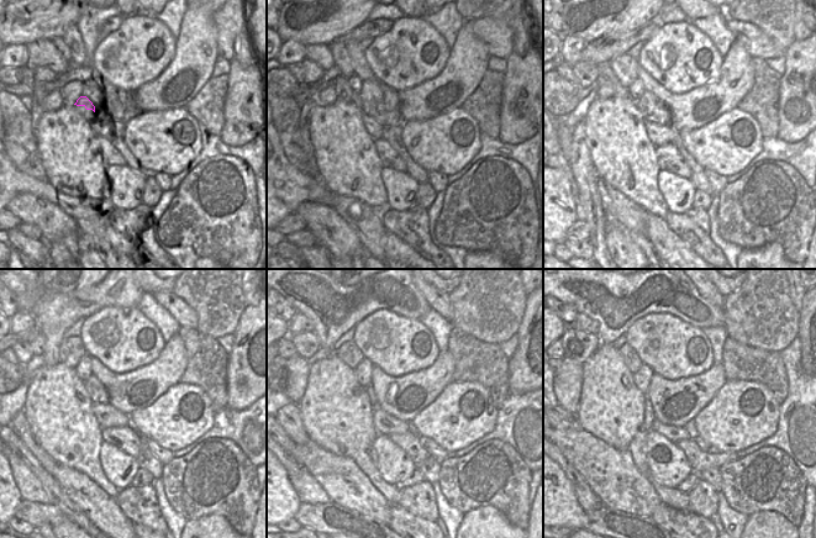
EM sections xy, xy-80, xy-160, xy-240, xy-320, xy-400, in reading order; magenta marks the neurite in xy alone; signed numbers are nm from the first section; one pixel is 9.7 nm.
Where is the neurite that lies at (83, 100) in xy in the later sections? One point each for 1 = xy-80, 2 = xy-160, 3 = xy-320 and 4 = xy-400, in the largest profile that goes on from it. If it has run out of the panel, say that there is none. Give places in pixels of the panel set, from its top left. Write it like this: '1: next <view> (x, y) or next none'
1: next xy-80 (343, 90)
2: next xy-160 (604, 70)
3: next xy-320 (306, 343)
4: next xy-400 (577, 344)

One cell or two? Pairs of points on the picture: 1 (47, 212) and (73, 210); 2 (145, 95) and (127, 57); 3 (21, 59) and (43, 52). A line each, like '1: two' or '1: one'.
1: two
2: two
3: two

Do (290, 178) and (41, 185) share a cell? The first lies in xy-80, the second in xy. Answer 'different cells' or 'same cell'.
same cell

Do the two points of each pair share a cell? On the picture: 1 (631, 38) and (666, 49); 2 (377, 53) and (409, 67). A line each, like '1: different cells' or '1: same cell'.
1: different cells
2: same cell

